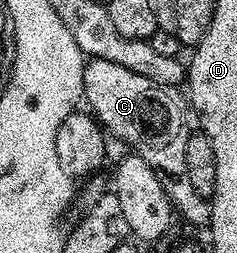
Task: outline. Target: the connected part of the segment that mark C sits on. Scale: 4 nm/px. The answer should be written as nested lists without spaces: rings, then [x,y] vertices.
[[[92,57],[83,67],[83,101],[106,132],[117,135],[117,139],[125,139],[134,156],[145,159],[145,163],[162,175],[159,182],[165,187],[165,195],[178,216],[180,213],[193,225],[210,224],[210,200],[193,191],[189,171],[185,171],[189,101],[180,86],[157,83],[129,71],[129,67],[121,67],[121,63]]]

